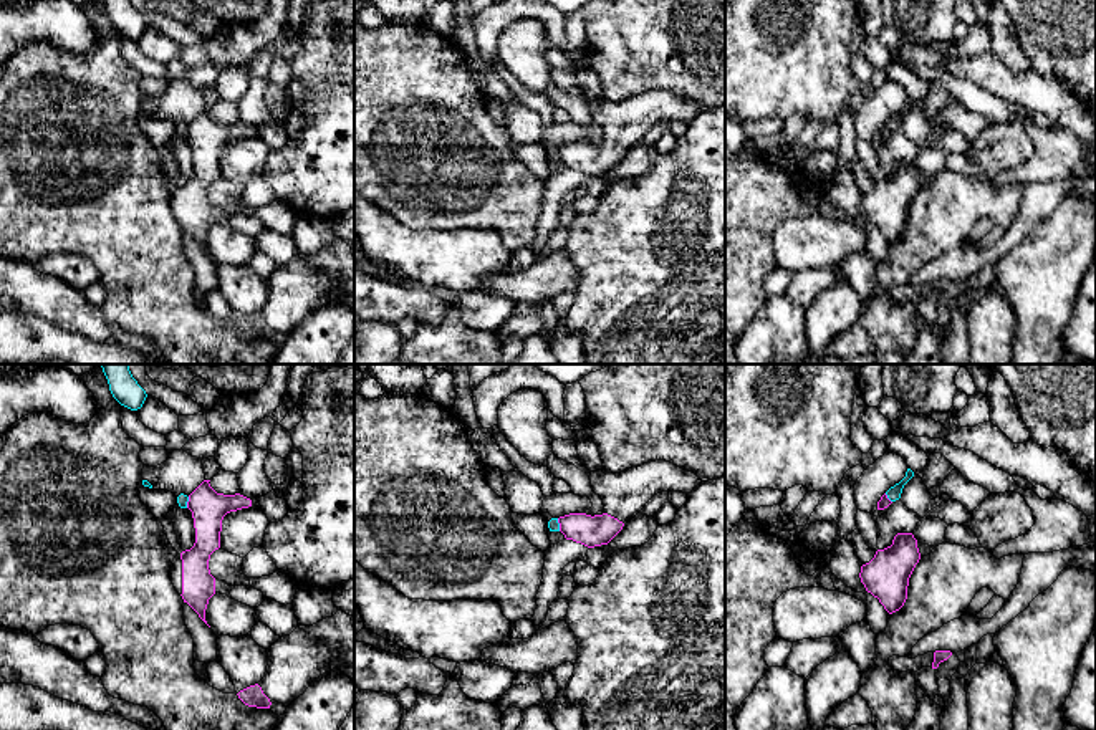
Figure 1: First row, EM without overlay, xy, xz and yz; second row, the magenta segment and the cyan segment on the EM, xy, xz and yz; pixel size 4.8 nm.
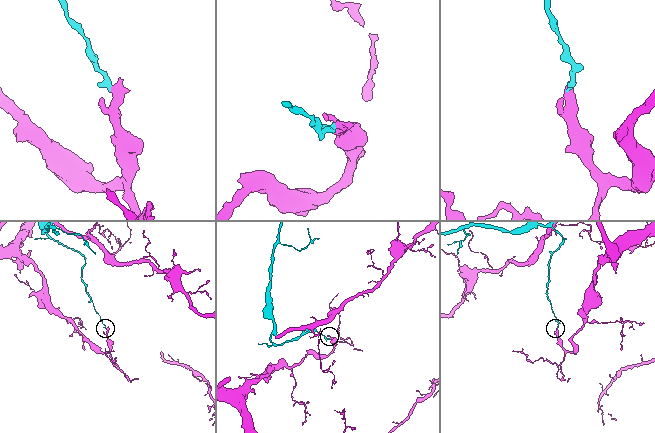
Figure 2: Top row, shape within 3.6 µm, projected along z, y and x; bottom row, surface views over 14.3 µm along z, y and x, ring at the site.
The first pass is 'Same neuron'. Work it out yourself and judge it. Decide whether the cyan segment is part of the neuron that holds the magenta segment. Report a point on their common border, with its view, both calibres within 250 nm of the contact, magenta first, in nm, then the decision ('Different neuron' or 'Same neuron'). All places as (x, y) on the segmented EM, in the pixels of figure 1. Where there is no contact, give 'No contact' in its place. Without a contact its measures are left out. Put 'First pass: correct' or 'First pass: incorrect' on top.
First pass: incorrect
Touches magenta at xz (560, 525). Thickness 150 nm (magenta) against 60 nm. Different neuron

